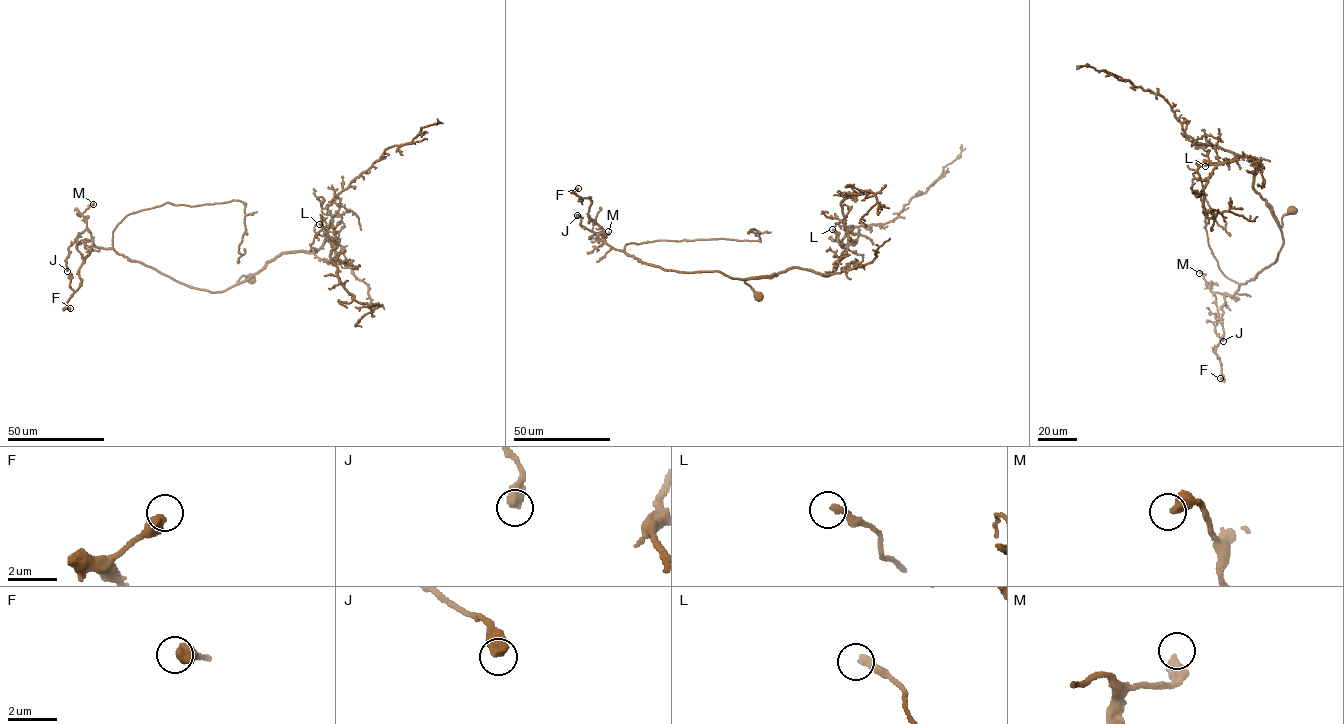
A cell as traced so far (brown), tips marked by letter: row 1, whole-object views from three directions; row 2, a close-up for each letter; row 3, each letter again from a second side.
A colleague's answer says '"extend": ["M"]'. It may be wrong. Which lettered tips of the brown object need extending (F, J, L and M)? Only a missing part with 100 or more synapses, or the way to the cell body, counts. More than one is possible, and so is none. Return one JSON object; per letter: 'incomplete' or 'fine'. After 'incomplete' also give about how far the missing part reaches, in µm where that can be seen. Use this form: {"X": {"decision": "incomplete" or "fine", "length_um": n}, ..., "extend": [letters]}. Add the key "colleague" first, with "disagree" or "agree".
{"colleague": "disagree", "F": {"decision": "fine"}, "J": {"decision": "fine"}, "L": {"decision": "fine"}, "M": {"decision": "fine"}, "extend": []}

